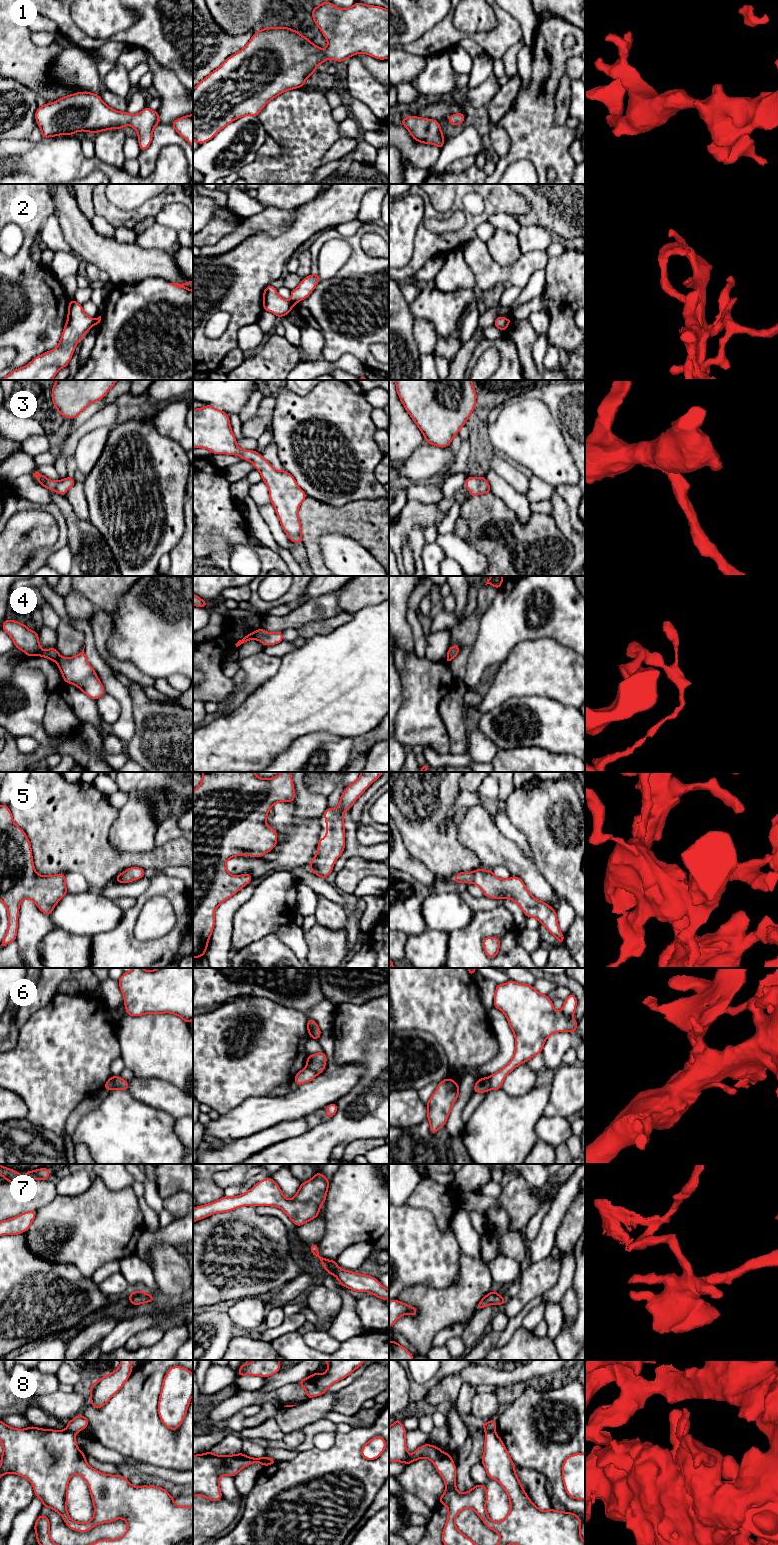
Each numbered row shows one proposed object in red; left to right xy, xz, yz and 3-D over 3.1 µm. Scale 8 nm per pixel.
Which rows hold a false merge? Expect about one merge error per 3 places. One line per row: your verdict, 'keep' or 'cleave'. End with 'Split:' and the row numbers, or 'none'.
1: keep
2: cleave
3: keep
4: cleave
5: keep
6: cleave
7: keep
8: cleave
Split: 2, 4, 6, 8

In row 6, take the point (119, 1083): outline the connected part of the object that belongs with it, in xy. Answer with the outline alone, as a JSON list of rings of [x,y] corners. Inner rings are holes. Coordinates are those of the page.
[[[116,1076],[114,1079],[114,1089],[128,1090],[129,1082],[122,1079],[120,1076]]]

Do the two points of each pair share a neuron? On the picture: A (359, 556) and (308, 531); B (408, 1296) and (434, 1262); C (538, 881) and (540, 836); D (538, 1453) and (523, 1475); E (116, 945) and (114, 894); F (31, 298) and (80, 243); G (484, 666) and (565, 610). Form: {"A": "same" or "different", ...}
{"A": "different", "B": "different", "C": "different", "D": "different", "E": "different", "F": "different", "G": "same"}

